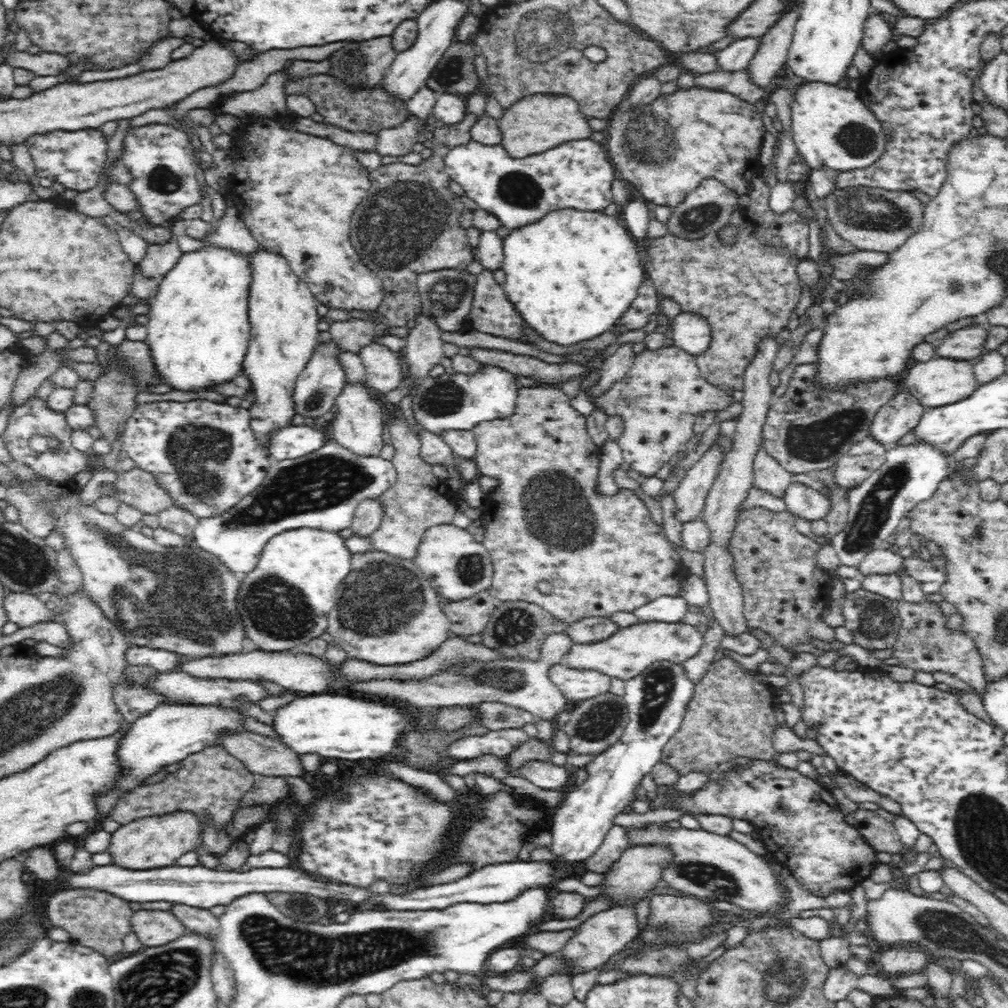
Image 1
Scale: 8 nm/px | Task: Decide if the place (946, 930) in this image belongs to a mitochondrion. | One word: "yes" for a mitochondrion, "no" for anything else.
yes

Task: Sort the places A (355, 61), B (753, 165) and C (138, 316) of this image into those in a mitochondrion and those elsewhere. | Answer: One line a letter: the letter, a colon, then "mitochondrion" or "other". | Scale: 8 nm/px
A: mitochondrion
B: other
C: other

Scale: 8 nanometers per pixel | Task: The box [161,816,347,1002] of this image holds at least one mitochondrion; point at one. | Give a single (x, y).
(300, 907)

